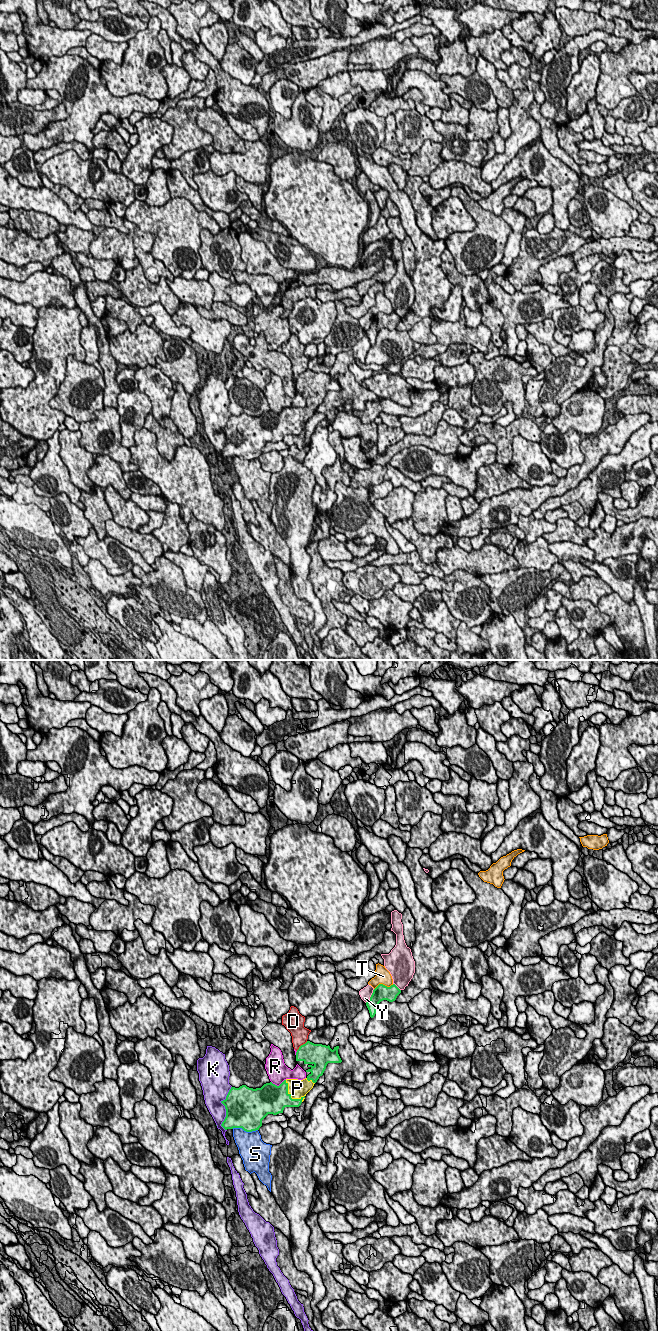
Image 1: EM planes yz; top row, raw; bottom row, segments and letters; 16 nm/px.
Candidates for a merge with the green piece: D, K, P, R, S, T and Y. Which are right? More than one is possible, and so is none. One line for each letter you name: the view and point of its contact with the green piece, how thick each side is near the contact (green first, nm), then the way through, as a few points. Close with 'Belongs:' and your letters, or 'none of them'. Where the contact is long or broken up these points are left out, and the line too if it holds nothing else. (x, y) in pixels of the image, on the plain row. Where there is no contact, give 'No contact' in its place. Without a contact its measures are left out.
P: Touches green at yz (289, 422). Thickness 420 nm (green) against 280 nm
Belongs: P

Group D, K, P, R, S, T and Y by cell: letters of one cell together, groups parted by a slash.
D / K / P / R / S / T / Y

